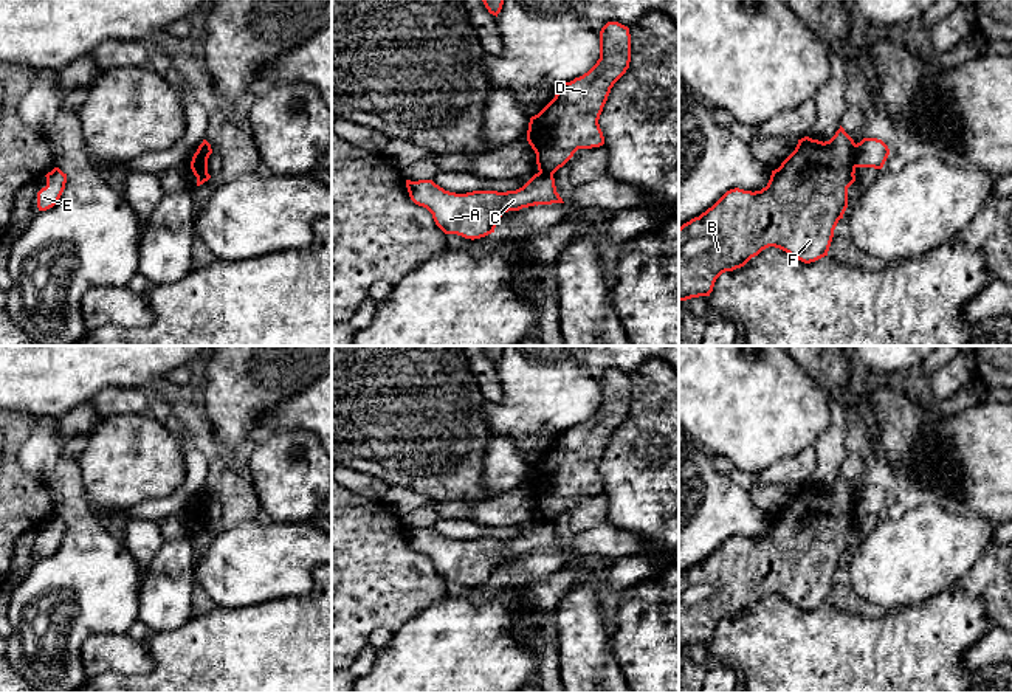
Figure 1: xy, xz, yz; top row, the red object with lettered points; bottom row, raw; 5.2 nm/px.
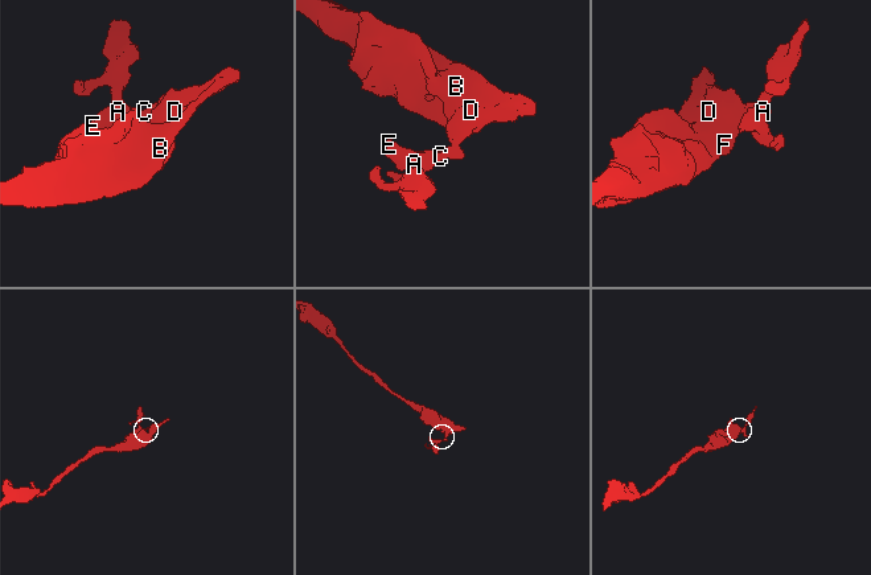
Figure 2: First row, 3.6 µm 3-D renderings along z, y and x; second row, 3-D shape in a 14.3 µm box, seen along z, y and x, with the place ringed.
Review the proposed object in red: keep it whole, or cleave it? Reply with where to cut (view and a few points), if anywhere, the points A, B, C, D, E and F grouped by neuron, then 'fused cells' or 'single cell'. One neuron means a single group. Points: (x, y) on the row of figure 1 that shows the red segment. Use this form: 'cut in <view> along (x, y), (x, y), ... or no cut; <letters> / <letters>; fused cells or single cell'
cut in yz along (856, 144), (854, 166); A C E / B D F; fused cells

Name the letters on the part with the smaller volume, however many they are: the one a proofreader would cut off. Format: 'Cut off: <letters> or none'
Cut off: A, C, E

